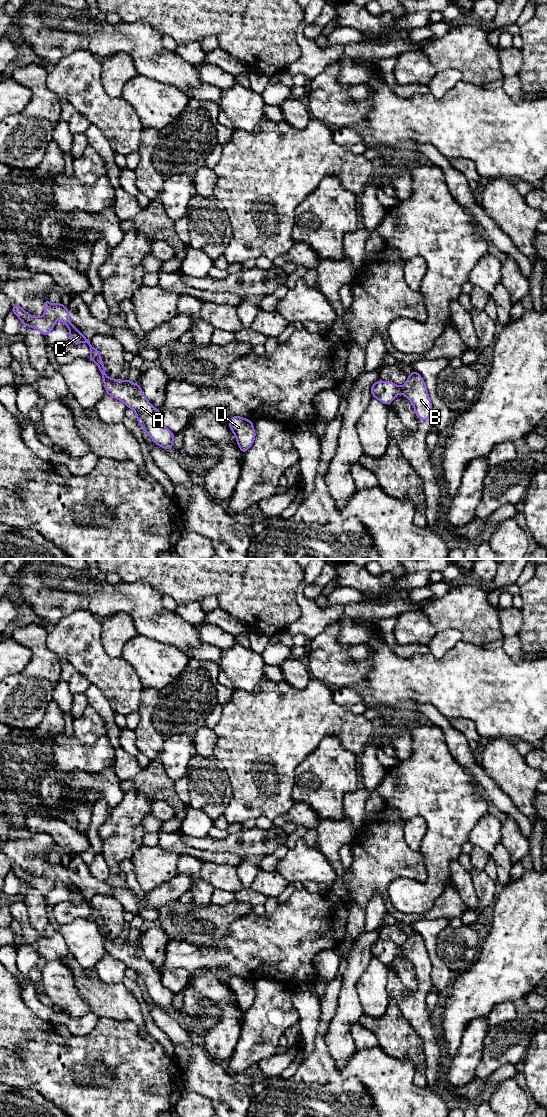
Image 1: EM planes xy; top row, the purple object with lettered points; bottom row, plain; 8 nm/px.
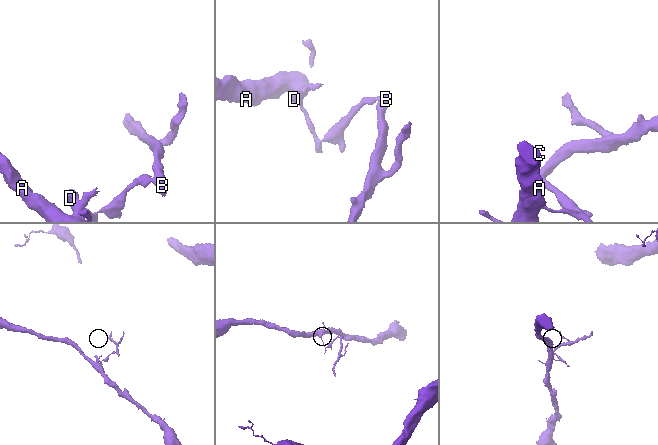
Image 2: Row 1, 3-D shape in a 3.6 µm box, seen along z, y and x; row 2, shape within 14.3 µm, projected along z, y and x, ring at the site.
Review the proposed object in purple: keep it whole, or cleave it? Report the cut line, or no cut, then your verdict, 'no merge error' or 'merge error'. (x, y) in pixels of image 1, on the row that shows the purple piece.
xy (400, 387), (401, 392) | merge error

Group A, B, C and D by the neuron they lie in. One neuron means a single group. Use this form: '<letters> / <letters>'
A C D / B

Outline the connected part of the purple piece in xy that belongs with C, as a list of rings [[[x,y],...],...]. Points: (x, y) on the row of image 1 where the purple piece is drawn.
[[[47,299],[44,301],[45,314],[34,317],[23,308],[14,304],[11,311],[21,320],[22,324],[35,328],[44,336],[54,329],[55,321],[61,320],[70,332],[70,342],[85,342],[90,347],[89,359],[94,361],[103,377],[106,393],[117,400],[121,400],[127,408],[135,411],[137,421],[144,431],[150,436],[155,444],[162,448],[173,449],[175,434],[169,431],[162,423],[162,412],[158,411],[145,397],[138,383],[132,383],[129,379],[111,379],[105,374],[105,366],[102,363],[99,351],[94,348],[89,339],[75,328],[69,320],[69,310],[62,303],[51,304]]]

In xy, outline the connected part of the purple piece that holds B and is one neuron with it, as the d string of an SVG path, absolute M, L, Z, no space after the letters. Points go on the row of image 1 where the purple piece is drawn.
M413 370L408 375L407 381L401 387L401 394L413 404L416 418L422 418L424 421L429 420L432 404L425 382L420 374Z

